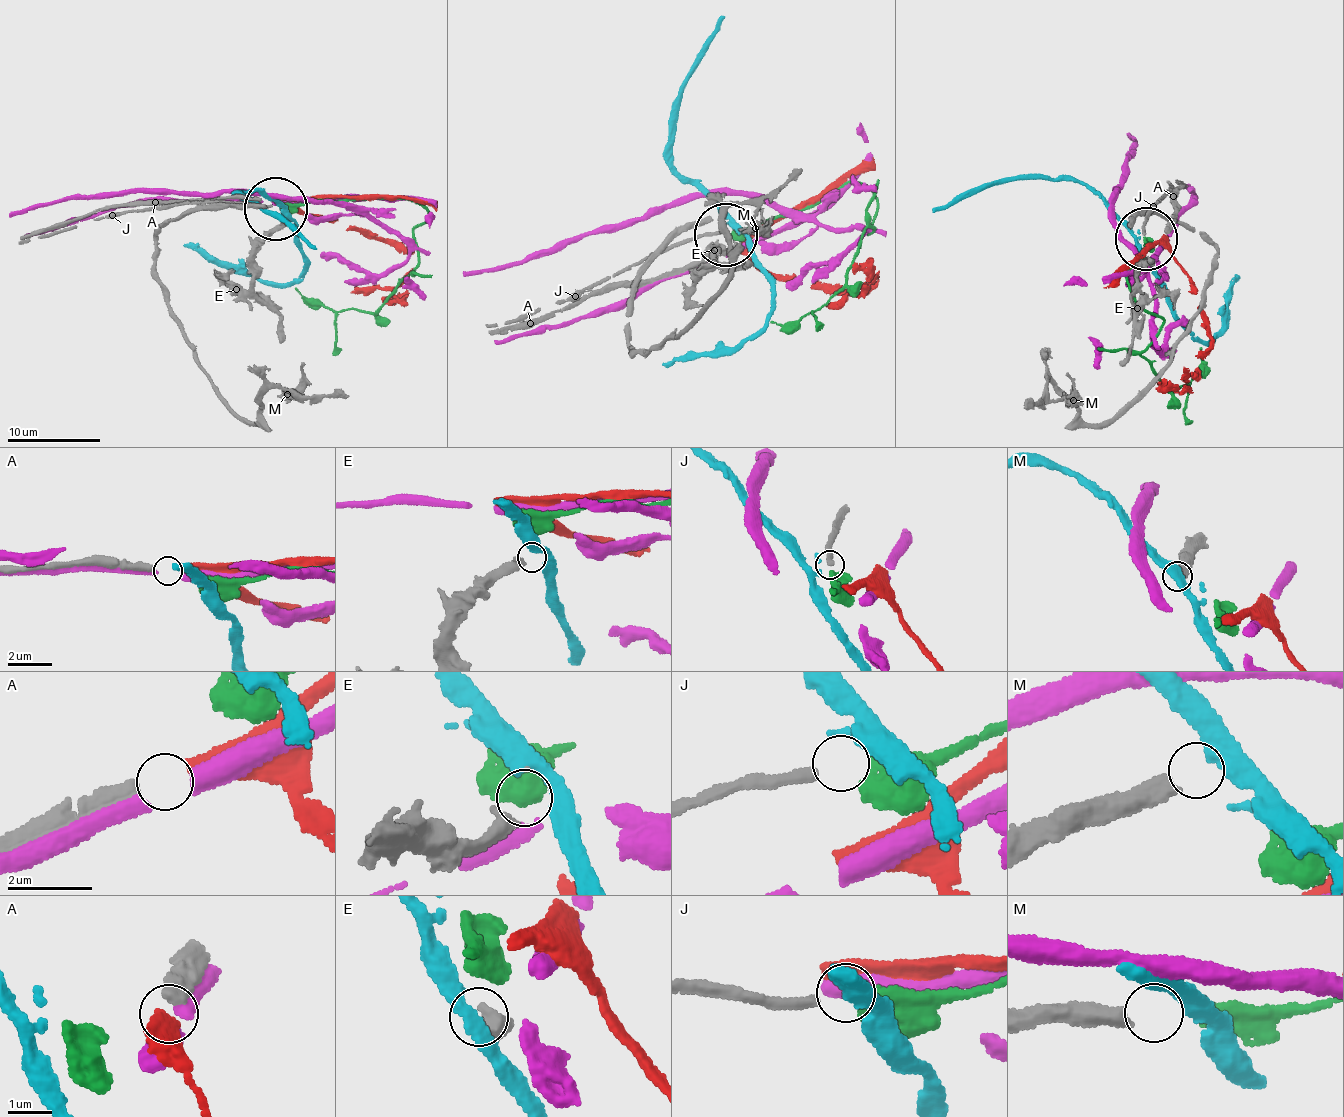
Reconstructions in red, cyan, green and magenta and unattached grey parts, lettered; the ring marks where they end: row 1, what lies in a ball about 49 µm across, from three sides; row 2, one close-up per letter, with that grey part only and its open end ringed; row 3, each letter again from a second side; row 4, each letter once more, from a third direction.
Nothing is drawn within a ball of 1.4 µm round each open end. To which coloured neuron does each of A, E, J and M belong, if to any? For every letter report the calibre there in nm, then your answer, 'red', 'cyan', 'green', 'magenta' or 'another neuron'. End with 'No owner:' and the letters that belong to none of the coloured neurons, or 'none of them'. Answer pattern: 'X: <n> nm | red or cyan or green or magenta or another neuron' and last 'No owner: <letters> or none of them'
A: 400 nm | red
E: 400 nm | cyan
J: 240 nm | green
M: 360 nm | another neuron
No owner: M

